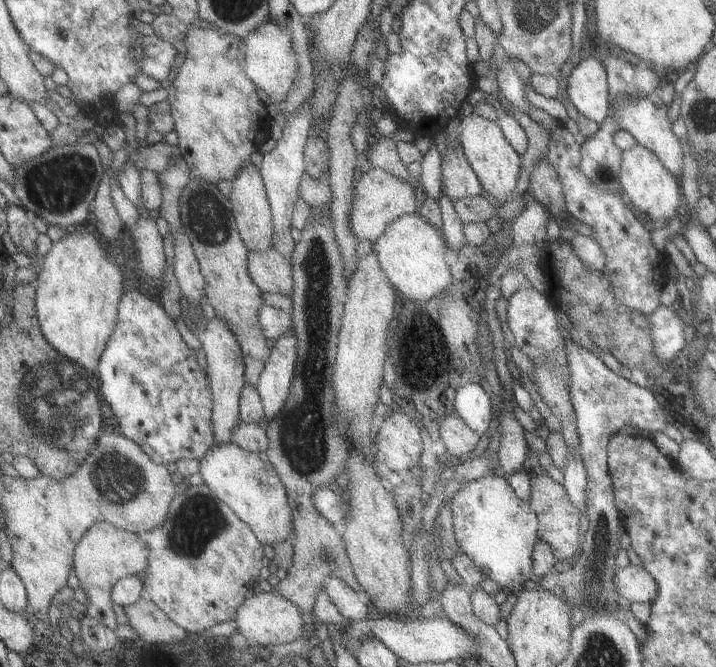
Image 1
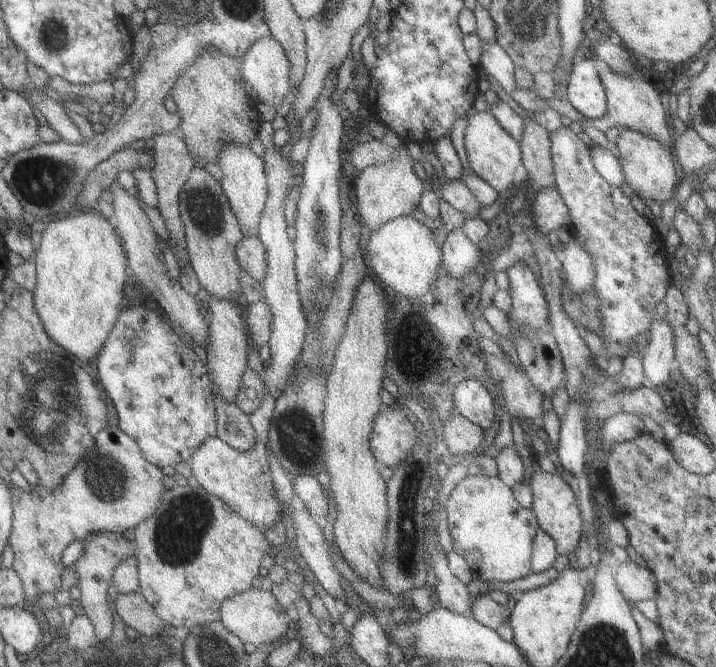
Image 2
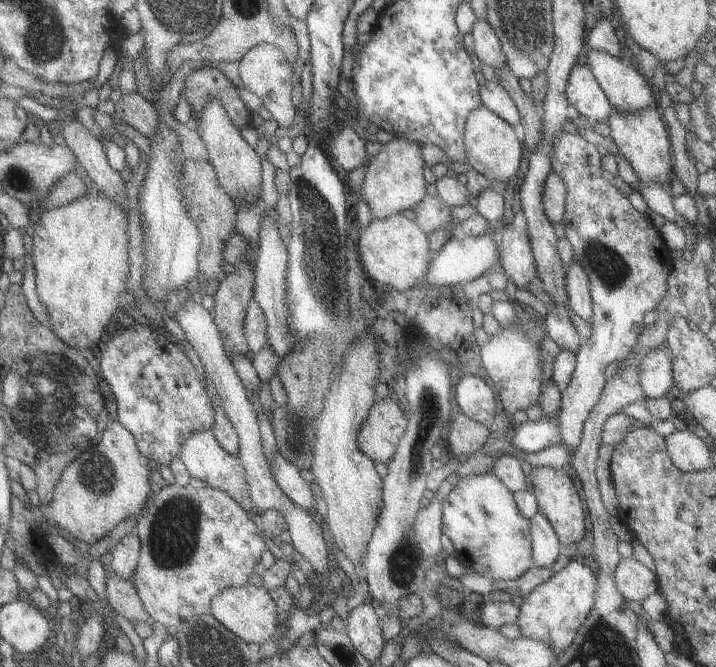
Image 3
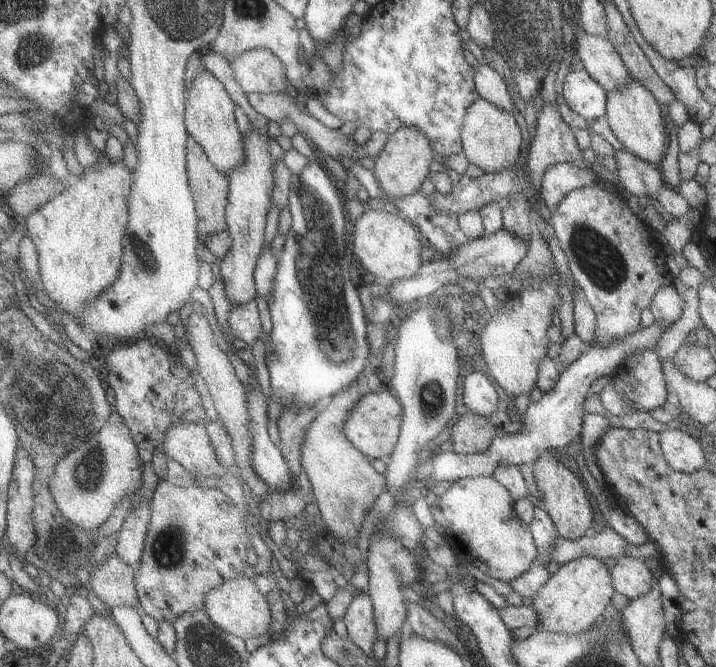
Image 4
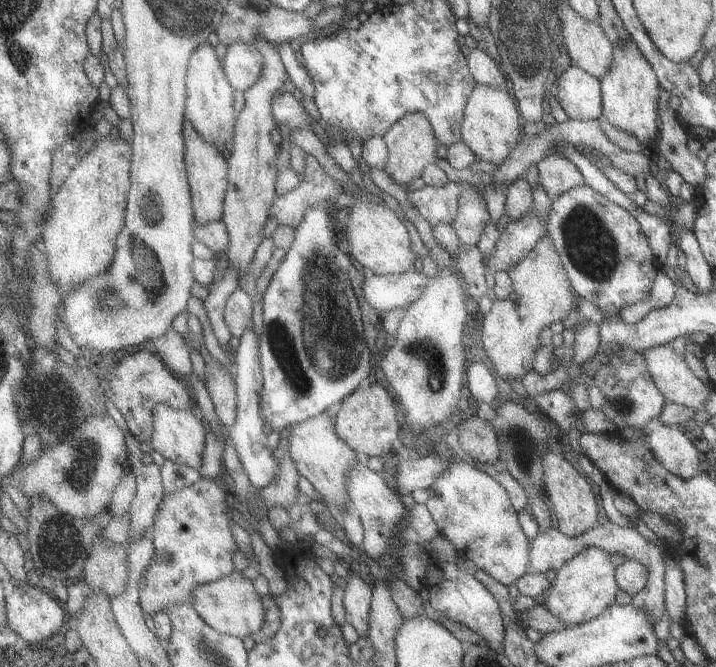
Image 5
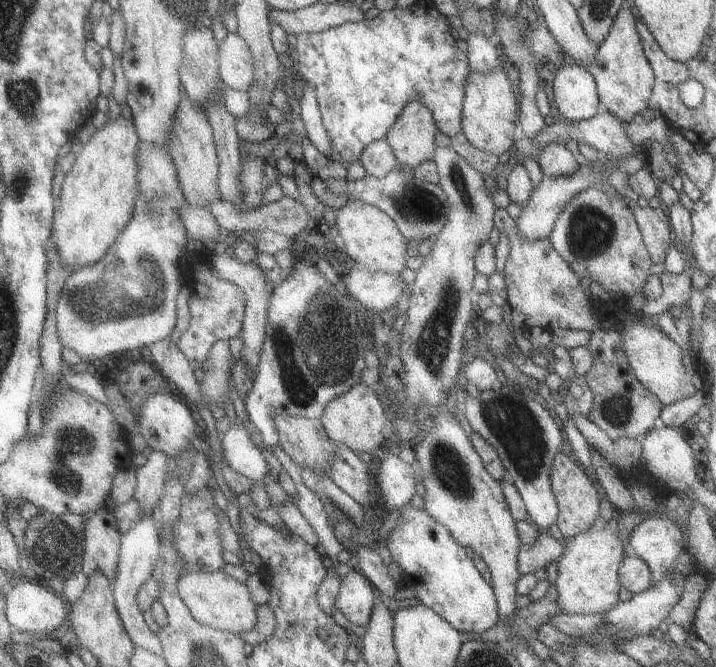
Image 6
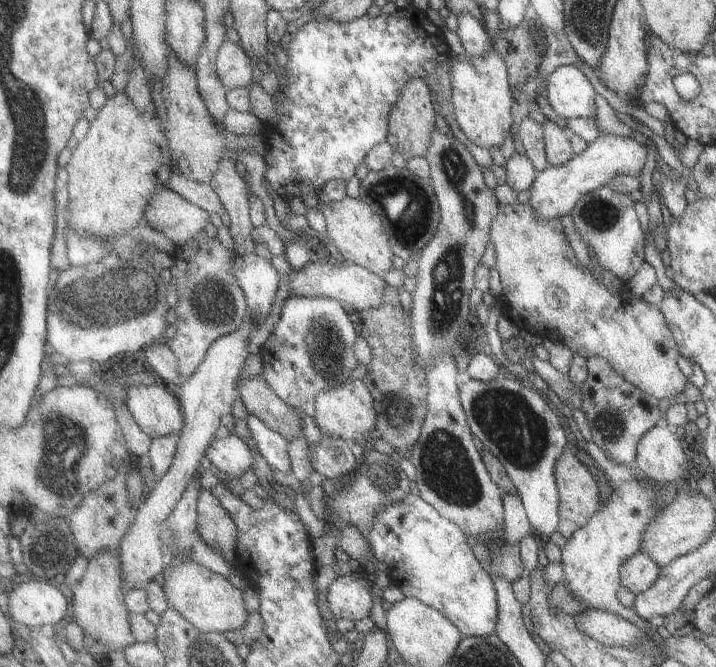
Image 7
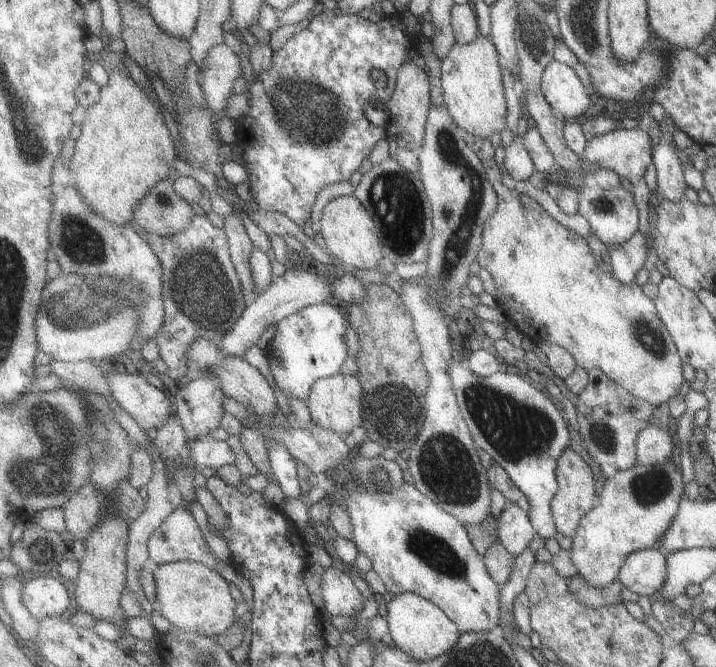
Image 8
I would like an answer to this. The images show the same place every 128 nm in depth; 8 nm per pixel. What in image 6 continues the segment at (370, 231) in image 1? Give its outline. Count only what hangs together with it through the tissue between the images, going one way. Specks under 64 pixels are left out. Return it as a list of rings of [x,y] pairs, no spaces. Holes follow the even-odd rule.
[[[413,100],[406,108],[402,110],[402,114],[398,116],[394,122],[393,129],[390,130],[387,139],[394,148],[394,156],[398,161],[398,167],[402,165],[410,166],[411,169],[416,169],[417,166],[424,164],[432,159],[434,154],[434,138],[436,138],[436,126],[432,113],[423,102]]]

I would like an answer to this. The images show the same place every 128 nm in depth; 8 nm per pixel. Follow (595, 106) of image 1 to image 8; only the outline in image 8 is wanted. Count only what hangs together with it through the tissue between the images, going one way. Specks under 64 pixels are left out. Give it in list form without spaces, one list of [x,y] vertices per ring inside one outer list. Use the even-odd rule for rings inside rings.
[[[553,61],[540,76],[541,94],[554,114],[563,120],[581,120],[592,97],[580,82],[573,68]]]

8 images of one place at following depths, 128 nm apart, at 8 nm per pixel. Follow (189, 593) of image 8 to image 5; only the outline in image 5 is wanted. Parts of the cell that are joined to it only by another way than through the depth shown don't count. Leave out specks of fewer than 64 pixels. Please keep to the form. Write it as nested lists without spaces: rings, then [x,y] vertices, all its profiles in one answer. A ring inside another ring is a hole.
[[[240,571],[206,585],[197,586],[192,603],[210,626],[229,635],[248,638],[260,633],[266,626],[265,600],[258,592],[254,581],[244,577]]]

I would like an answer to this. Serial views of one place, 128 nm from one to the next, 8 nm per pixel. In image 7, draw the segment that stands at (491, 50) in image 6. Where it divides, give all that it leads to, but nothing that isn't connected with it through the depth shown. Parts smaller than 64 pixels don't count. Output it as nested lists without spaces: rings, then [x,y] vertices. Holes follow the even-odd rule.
[[[461,11],[456,14],[458,18],[458,36],[466,53],[470,55],[485,55],[487,48],[492,45],[489,42],[484,26],[472,15]]]

